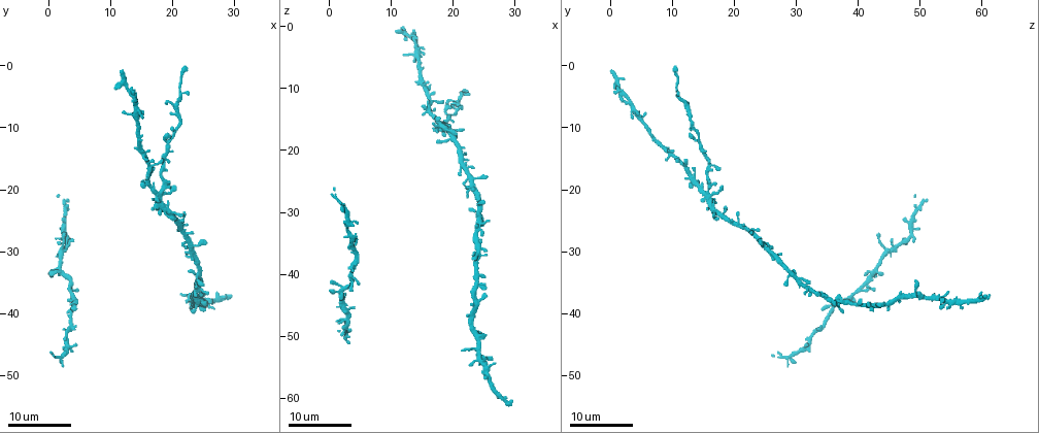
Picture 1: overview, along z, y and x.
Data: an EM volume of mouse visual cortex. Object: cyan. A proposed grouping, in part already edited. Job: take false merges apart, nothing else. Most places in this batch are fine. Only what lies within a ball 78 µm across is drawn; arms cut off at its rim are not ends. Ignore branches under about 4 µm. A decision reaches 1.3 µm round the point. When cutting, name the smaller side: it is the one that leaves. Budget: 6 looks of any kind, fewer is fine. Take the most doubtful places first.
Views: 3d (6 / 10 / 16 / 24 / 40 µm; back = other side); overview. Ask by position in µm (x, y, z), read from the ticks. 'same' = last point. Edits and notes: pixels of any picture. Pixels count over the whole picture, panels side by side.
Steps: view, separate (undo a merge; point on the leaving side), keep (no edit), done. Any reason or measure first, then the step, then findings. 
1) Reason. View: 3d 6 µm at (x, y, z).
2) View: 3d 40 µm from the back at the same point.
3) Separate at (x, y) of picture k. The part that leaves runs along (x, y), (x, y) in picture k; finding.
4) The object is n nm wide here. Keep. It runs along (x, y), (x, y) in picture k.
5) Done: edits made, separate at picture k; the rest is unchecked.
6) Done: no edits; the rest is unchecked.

Thin arm on a thick one. View: 3d 16 µm at (17.5, 21.0, 15.0).

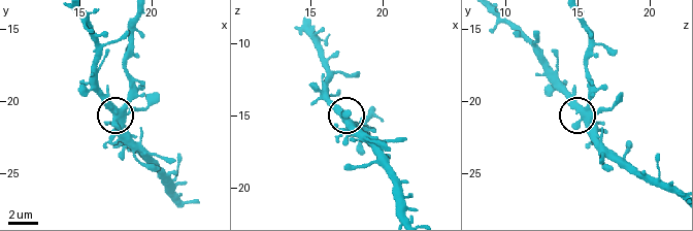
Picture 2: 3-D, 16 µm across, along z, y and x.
View: 3d 10 µm at (17.6, 20.6, 15.6).

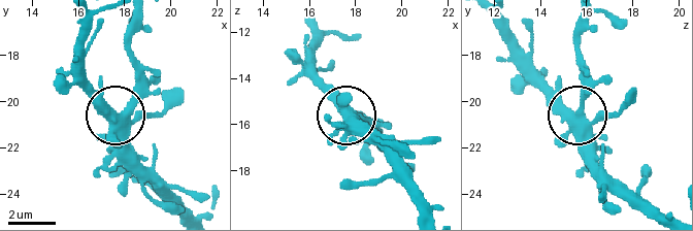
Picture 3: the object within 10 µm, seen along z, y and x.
4 arms meet here. Keep. It runs along (646, 212), (594, 154), (590, 130), (579, 112), (586, 73) in picture 3; one cell here.

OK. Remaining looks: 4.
Four-way junction. View: 3d 24 µm at (3.5, 35.5, 40.5).

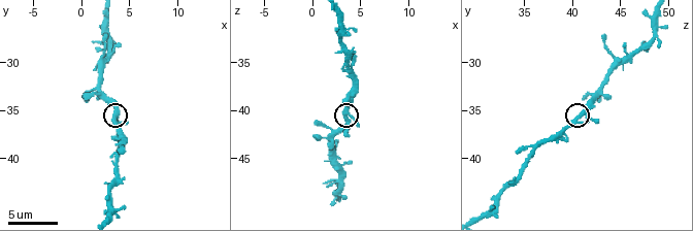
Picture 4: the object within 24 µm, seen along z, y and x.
Closer look. View: 3d 10 µm at (3.2, 35.4, 40.8).

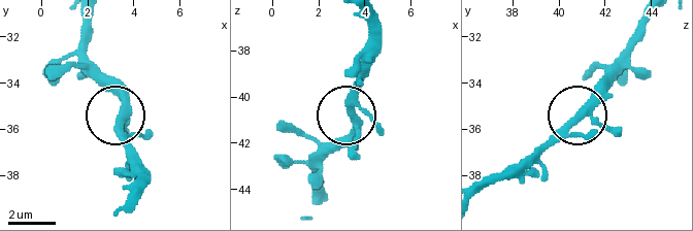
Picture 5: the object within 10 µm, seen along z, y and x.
Keep. All the same cell.

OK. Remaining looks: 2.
View: 3d 16 µm at (23.0, 38.5, 42.5).

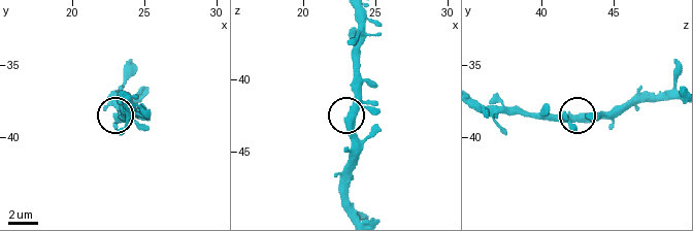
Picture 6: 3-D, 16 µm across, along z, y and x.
Zoom in. View: 3d 6 µm at (23.0, 38.6, 42.6).

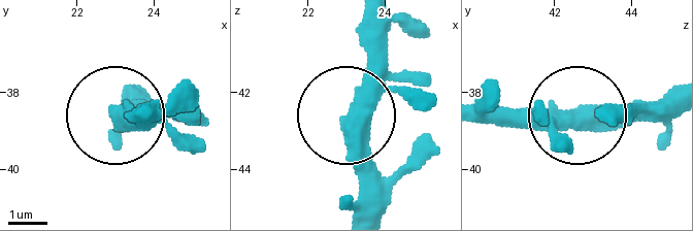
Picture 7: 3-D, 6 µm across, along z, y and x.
Keep. Continuous, no second cell.

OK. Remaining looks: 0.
Done: no edits; the rest is unchecked.

